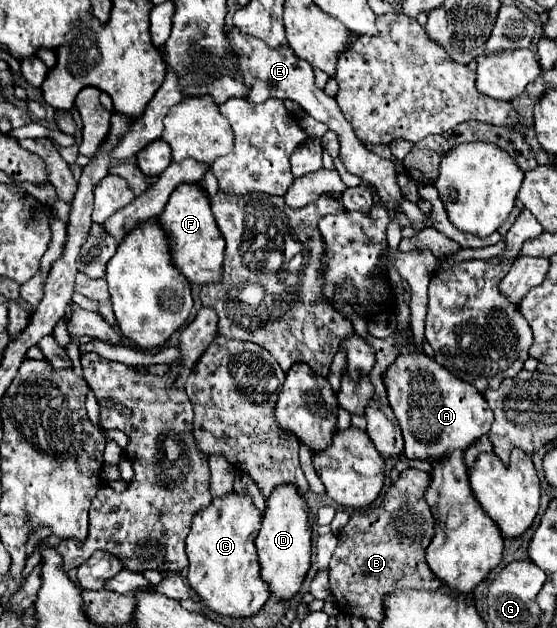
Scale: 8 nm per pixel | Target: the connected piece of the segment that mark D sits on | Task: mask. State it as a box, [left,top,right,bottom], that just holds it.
[256,487,312,601]

